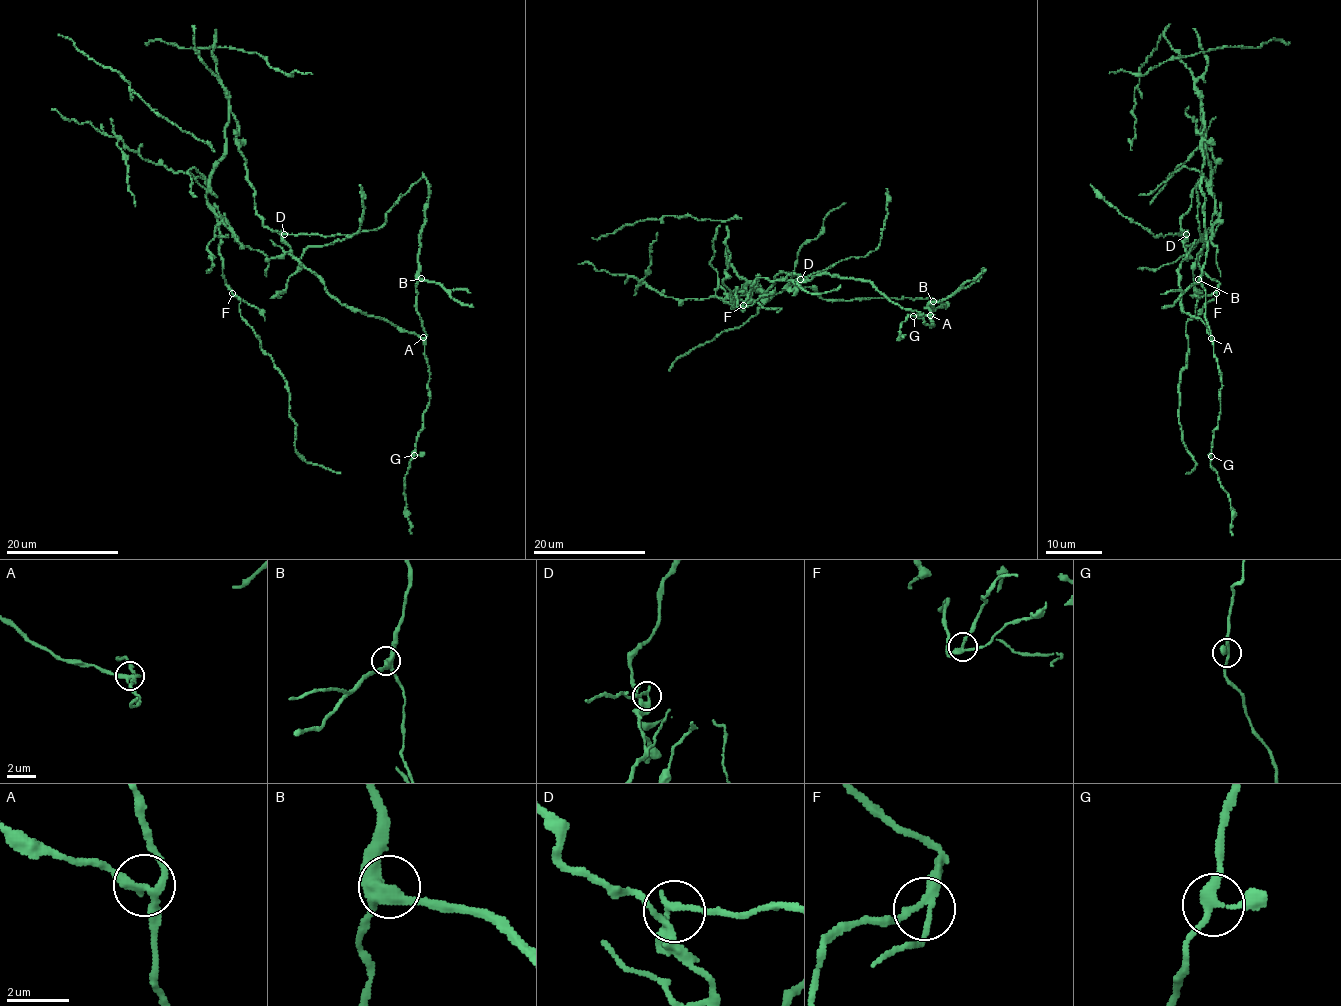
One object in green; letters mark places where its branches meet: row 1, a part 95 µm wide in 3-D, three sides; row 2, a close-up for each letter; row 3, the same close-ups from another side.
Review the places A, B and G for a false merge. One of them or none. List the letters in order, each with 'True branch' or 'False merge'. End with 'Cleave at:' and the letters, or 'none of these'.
A: False merge
B: True branch
G: True branch
Cleave at: A

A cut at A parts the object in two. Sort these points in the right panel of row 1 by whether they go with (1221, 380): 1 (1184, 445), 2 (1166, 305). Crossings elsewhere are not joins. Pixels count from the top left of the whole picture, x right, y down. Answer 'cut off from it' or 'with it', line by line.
1: cut off from it
2: with it

